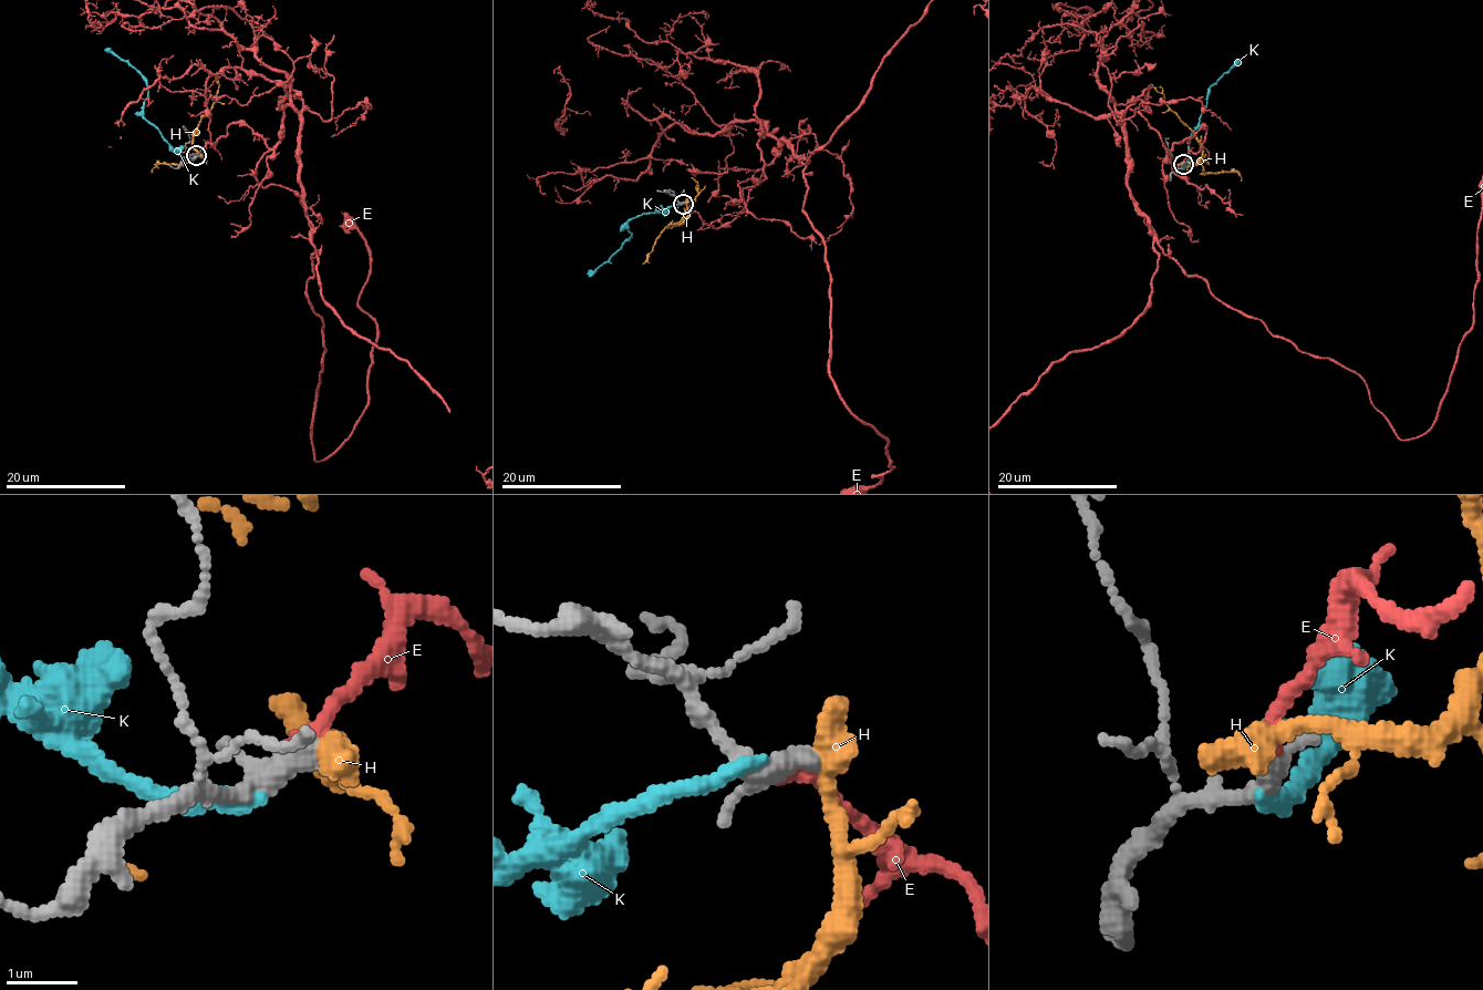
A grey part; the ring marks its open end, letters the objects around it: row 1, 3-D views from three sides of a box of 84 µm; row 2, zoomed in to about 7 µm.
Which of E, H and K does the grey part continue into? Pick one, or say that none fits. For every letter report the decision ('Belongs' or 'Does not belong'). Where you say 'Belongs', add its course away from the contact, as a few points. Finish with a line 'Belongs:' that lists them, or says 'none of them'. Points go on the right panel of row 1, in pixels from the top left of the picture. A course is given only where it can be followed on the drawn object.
E: Belongs
H: Does not belong
K: Does not belong
Belongs: E

